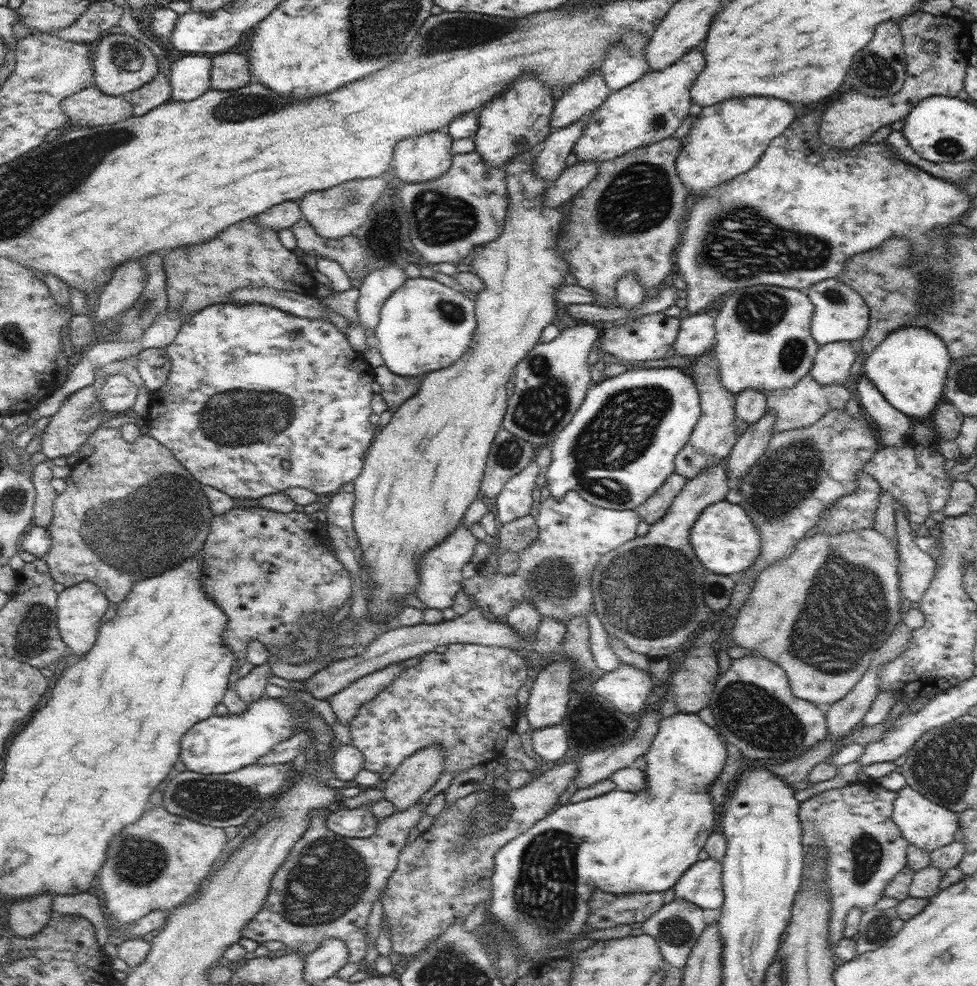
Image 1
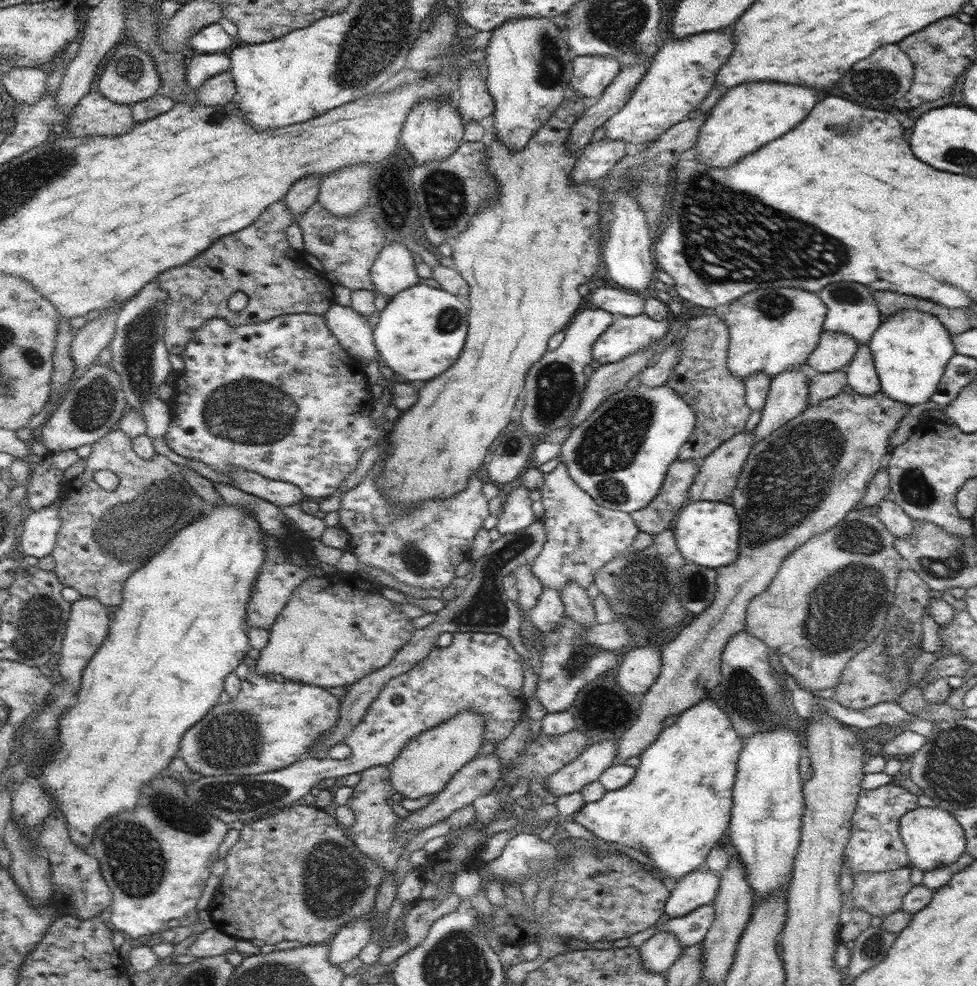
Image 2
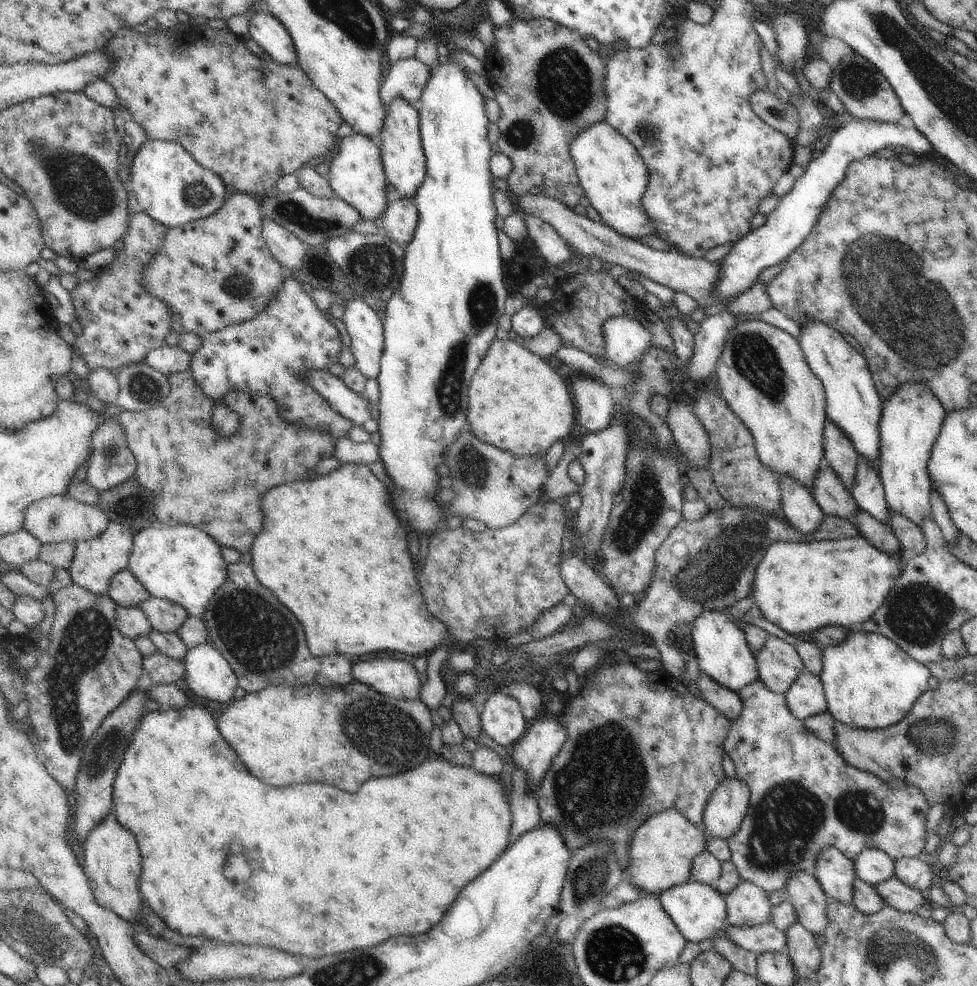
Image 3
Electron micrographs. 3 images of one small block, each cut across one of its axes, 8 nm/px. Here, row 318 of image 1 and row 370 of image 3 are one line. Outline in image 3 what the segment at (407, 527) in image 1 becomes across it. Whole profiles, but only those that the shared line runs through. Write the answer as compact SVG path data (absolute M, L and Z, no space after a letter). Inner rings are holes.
M495 338L471 378L467 421L473 434L483 443L512 452L514 456L530 456L546 454L556 439L564 439L570 433L575 424L574 409L568 386L545 360L530 352L520 342Z

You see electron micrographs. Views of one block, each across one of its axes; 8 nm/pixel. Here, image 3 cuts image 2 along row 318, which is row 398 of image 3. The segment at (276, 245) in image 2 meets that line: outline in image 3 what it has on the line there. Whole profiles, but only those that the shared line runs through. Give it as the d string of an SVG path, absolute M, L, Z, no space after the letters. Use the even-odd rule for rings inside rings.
M185 371L174 373L169 376L169 393L162 401L162 404L156 405L154 408L145 411L122 411L117 419L124 428L125 439L130 450L134 453L137 462L135 477L142 487L151 492L153 500L153 510L157 517L157 524L175 527L176 525L194 525L197 529L203 530L209 534L222 548L230 547L236 549L240 554L251 552L251 546L256 536L259 535L264 513L261 511L261 498L265 492L272 487L291 481L304 481L308 478L308 474L312 474L314 467L320 460L333 456L335 444L332 442L331 436L327 432L310 431L302 427L296 427L282 420L277 415L277 404L272 400L271 396L258 395L257 393L247 393L244 391L230 391L225 396L224 402L232 408L241 418L241 432L231 439L223 439L211 429L211 412L213 411L214 401L200 390L197 383L194 382L191 372Z

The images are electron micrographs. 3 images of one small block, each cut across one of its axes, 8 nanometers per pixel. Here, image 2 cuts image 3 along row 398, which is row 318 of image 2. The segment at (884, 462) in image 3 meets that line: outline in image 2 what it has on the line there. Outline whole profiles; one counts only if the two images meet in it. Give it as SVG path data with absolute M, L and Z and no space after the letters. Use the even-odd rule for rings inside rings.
M915 308L894 313L886 322L881 323L868 346L881 391L894 401L907 405L922 404L930 400L932 393L938 389L948 361L957 353L949 329L938 317Z

